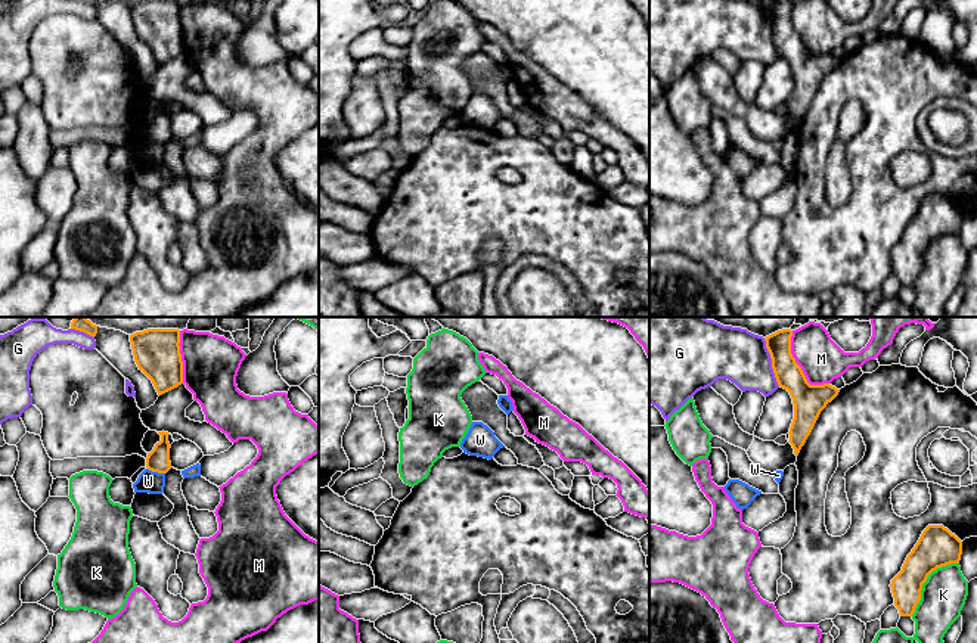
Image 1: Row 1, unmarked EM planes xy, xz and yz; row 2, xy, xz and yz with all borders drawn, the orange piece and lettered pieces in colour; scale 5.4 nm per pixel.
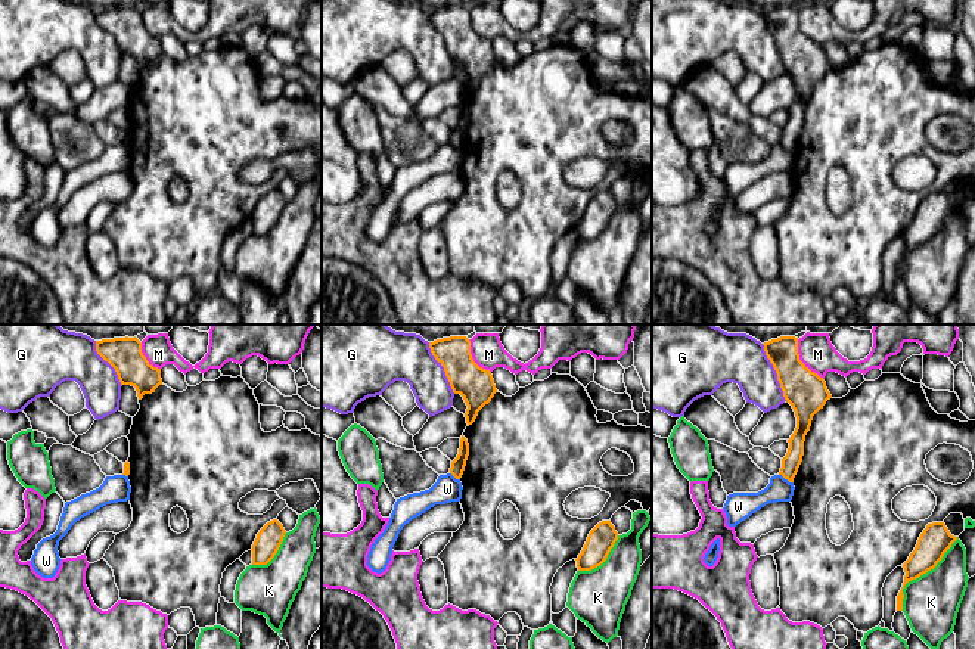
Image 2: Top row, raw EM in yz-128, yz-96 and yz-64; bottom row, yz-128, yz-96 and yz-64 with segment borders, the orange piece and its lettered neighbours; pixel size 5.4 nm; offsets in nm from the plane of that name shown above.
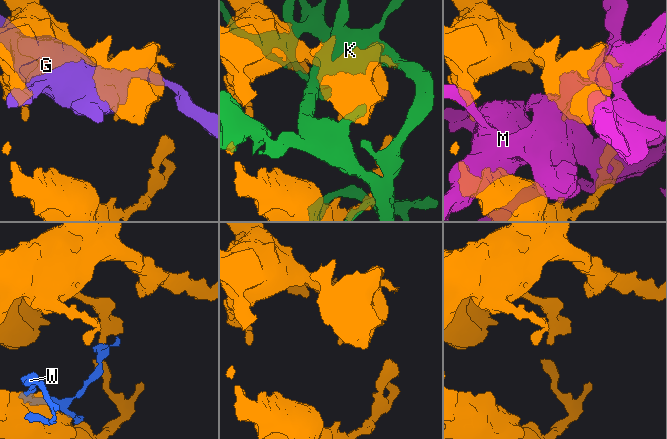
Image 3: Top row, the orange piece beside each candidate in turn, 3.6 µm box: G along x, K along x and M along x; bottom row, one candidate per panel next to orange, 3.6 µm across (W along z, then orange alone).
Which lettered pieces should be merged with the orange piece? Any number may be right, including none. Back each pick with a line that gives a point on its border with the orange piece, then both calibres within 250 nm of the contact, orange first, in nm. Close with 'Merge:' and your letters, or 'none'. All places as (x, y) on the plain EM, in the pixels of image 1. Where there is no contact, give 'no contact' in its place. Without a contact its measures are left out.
Merge: none

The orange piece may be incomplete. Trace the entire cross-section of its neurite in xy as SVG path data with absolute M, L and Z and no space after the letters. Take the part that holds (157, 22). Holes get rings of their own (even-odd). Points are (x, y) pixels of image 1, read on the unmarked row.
M143 0L130 4L134 31L162 65L183 53L180 0Z

